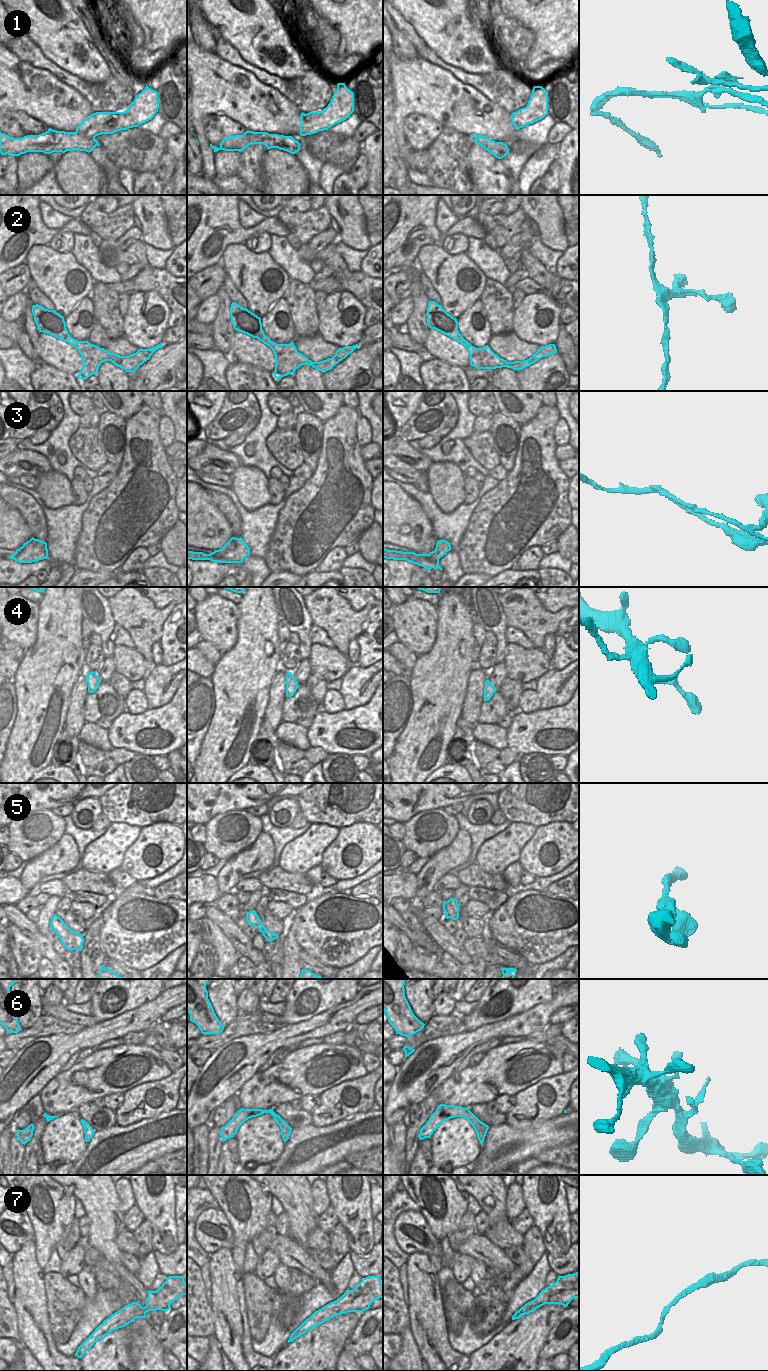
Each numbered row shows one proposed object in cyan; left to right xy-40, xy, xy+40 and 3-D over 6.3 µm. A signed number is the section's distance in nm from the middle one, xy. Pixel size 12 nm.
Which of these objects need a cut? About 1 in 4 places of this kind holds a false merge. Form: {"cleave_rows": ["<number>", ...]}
{"cleave_rows": ["1", "3"]}

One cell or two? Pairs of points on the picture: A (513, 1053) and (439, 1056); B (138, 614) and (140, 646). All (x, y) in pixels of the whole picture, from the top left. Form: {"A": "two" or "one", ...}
{"A": "two", "B": "one"}

